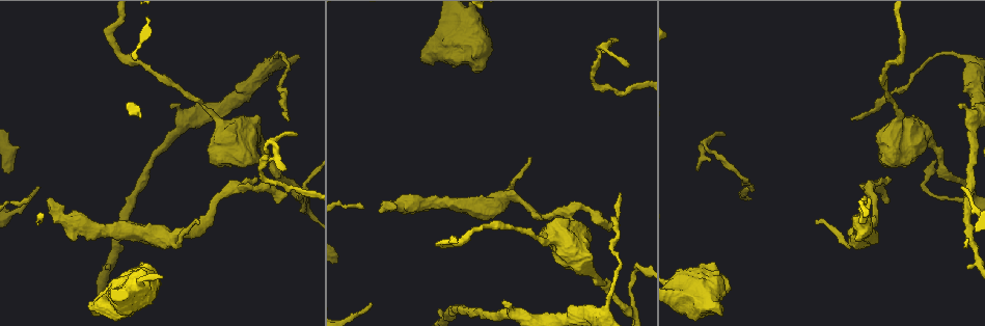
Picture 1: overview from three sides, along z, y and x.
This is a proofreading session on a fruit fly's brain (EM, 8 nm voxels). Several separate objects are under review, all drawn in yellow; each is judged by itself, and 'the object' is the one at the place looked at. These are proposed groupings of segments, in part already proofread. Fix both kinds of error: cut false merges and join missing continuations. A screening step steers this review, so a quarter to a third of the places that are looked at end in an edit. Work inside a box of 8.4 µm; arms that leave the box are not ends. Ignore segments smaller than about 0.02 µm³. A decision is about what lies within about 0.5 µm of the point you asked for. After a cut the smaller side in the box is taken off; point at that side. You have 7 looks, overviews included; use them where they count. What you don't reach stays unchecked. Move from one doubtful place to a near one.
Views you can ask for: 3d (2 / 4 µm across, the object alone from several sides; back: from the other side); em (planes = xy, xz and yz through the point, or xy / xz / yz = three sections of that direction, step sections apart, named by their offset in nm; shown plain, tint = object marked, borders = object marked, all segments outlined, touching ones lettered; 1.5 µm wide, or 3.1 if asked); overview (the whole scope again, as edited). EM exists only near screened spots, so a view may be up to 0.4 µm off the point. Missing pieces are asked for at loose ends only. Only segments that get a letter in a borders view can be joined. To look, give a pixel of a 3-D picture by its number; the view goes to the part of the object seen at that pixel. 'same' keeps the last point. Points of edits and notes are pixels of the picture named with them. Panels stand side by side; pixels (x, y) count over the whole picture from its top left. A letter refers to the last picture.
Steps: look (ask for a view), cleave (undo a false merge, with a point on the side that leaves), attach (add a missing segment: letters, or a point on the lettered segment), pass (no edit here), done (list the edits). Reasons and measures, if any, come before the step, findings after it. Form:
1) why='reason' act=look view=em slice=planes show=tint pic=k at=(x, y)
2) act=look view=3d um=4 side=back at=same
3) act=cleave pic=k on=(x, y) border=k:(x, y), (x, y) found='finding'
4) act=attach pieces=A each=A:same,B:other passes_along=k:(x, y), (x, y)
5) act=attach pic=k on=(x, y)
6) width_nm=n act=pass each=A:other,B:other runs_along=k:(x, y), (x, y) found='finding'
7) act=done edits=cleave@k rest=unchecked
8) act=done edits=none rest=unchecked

why='free end' act=look view=em slice=planes show=borders pic=1 at=(285, 168)

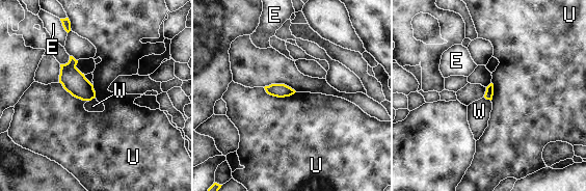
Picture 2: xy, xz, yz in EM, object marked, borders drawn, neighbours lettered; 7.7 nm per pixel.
act=pass each=E:other,U:other,W:other border=2:(263, 87), (277, 97), (295, 92) found='no lettered segment goes on from it'

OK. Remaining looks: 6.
why='sharp bend' act=look view=3d um=4 pic=1 at=(629, 311)

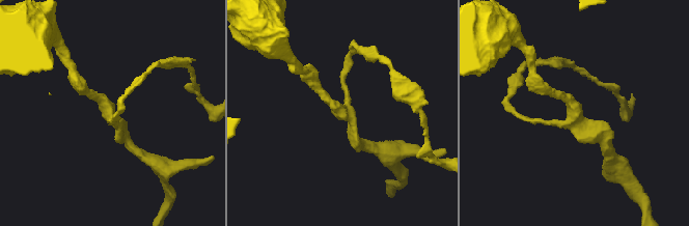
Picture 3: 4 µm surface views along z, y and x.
arms=3 act=look view=em slice=planes show=borders pic=3 at=(570, 119)

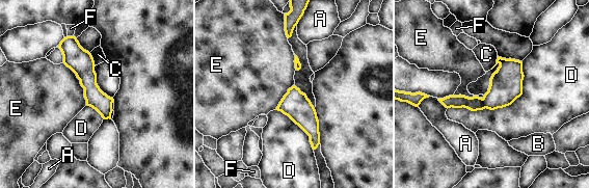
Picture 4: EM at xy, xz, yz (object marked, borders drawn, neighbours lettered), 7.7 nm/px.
width_nm=150 act=cleave pic=4 on=(475, 103) each=A:other,B:other,C:other,D:other,E:other,F:other part_leaving=4:(444, 101), (464, 101), (482, 106) found='a second cell is stuck on'

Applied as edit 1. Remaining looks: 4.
why='see it whole again' act=look view=overview

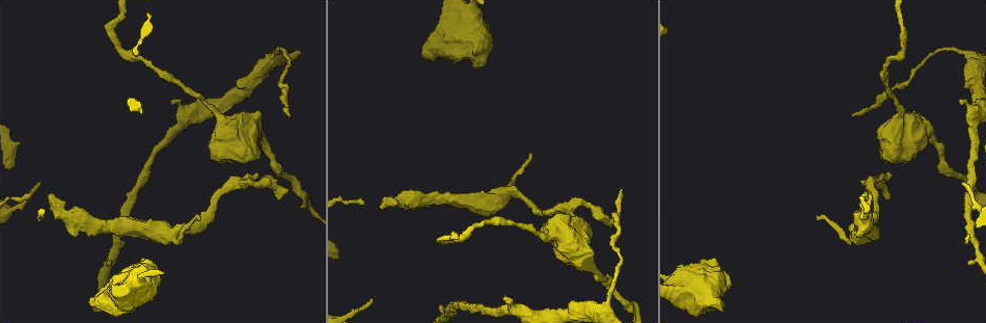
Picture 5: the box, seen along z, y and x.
why='thick end' act=look view=em slice=planes show=borders pic=5 at=(170, 102)

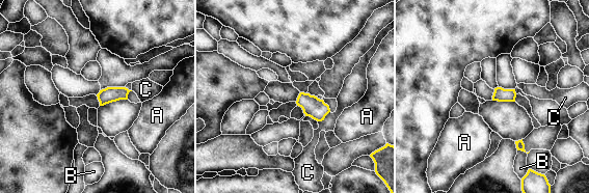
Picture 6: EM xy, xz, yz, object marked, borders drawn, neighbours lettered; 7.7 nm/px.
act=pass each=A:other,B:other,C:other border=6:(329, 111), (318, 121) found='none of them fits'

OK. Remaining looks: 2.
act=done edits=cleave@4 rest=unchecked

